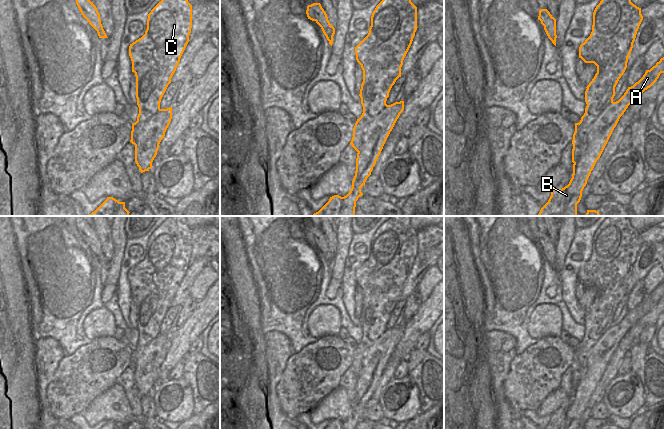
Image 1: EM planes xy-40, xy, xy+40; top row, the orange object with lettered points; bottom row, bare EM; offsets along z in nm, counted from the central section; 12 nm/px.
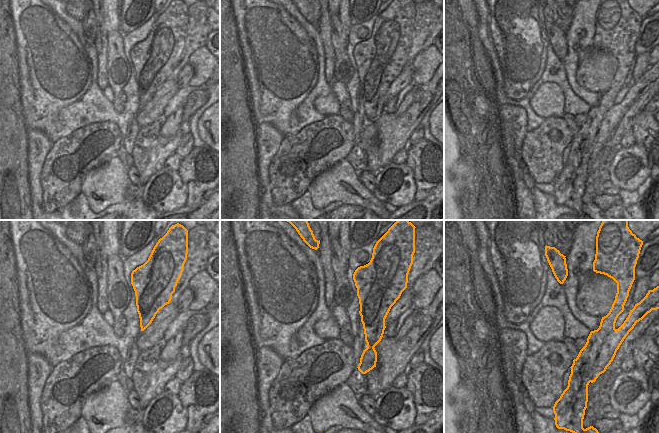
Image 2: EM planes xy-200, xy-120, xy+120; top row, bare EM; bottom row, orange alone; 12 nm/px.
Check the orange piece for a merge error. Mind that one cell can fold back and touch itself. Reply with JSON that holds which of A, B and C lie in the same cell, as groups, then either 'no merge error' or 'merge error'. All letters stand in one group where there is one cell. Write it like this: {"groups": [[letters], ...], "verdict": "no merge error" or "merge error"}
{"groups": [["A"], ["B", "C"]], "verdict": "merge error"}

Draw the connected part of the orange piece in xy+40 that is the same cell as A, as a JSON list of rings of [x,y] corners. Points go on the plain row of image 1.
[[[664,281],[650,294],[646,294],[638,306],[628,311],[618,325],[612,326],[592,349],[588,360],[588,371],[580,384],[573,388],[573,398],[568,408],[567,429],[577,429],[580,426],[582,415],[587,408],[591,395],[600,382],[620,341],[641,317],[657,305],[661,297],[664,297]]]

